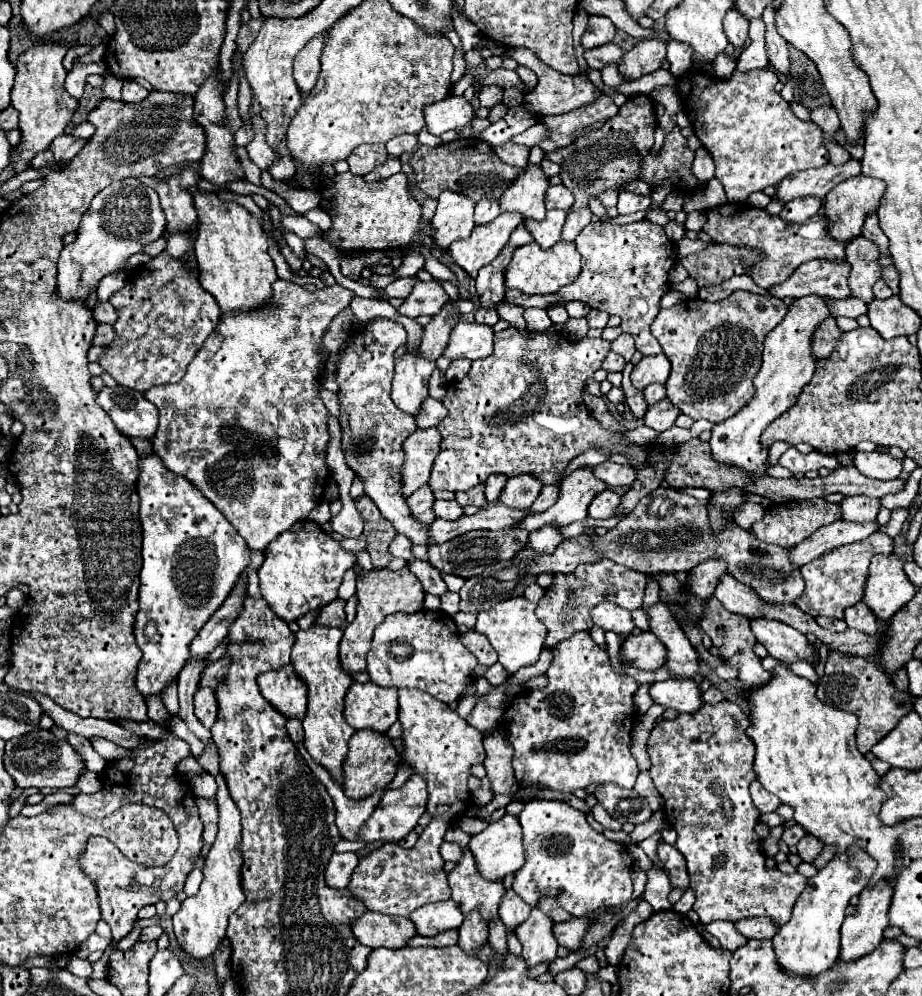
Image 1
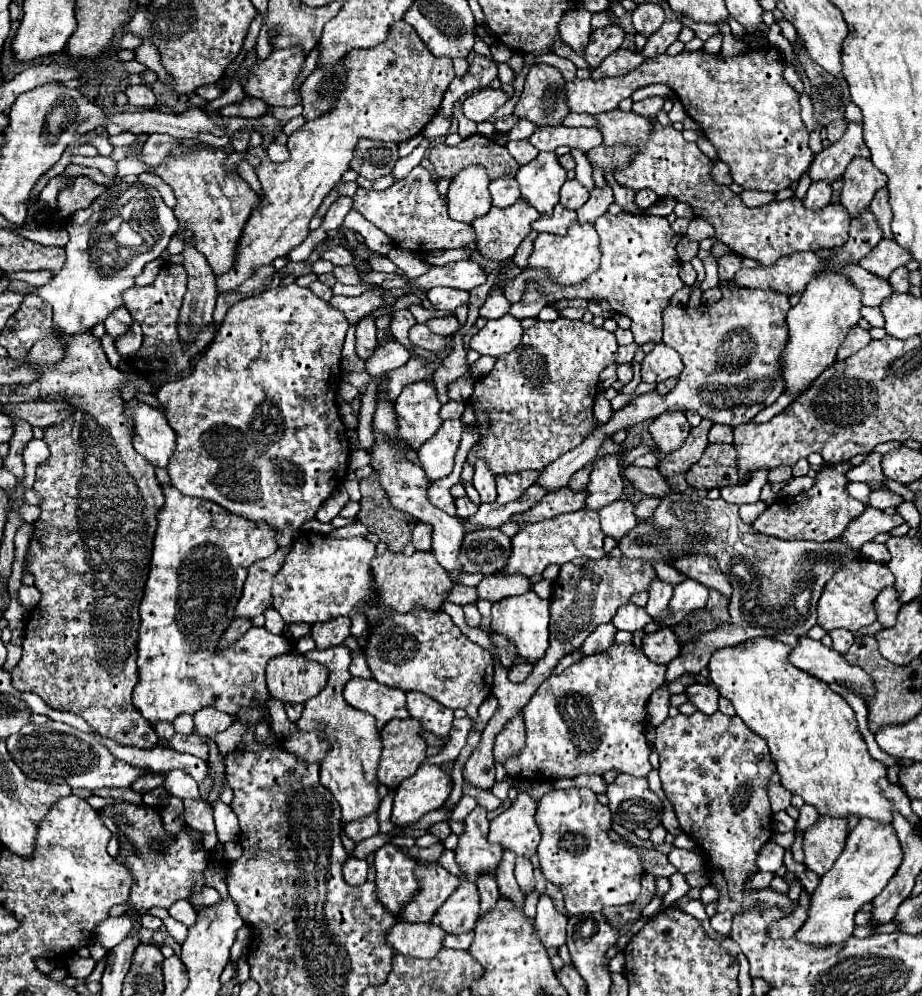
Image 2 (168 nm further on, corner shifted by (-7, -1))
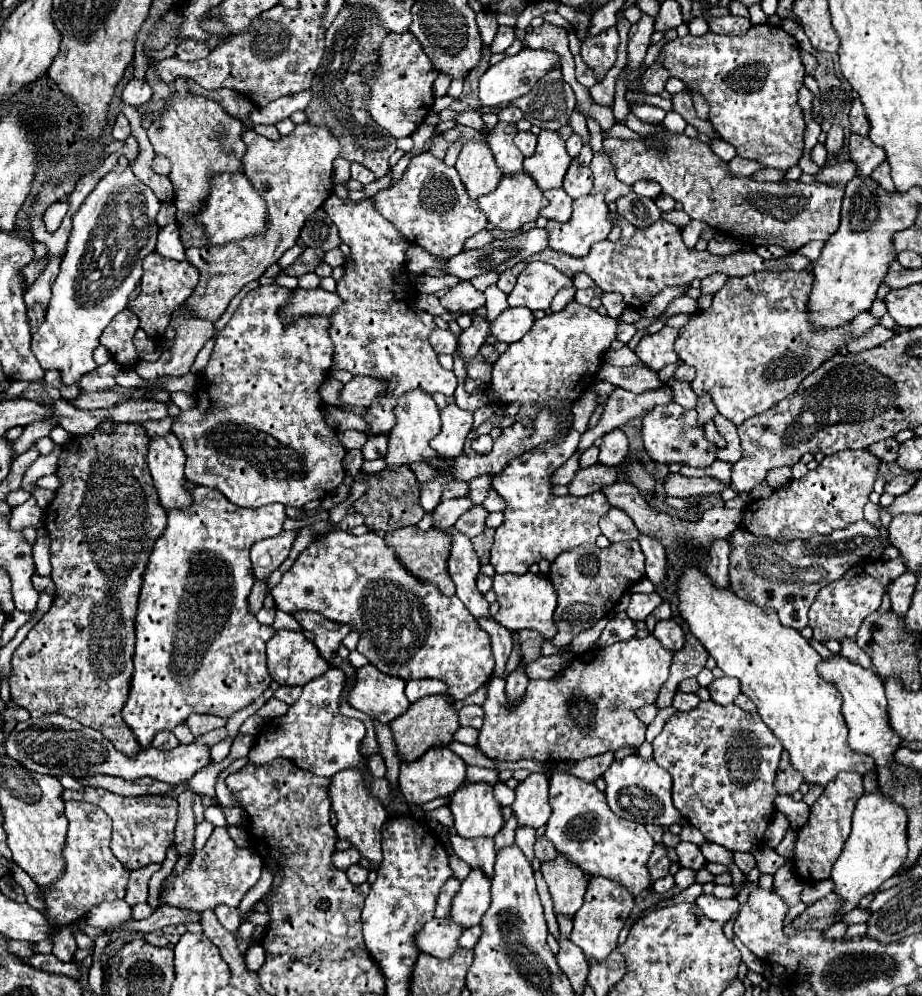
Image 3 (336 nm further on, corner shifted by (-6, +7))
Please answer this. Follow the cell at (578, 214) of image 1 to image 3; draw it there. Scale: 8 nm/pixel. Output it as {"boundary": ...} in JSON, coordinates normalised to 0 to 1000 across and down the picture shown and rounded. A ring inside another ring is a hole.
{"boundary":[[[654,150],[643,154],[643,160],[641,160],[641,166],[639,168],[641,168],[643,178],[645,178],[643,194],[656,194],[656,202],[667,204],[678,194],[687,194],[684,186],[678,186],[678,184],[674,184],[669,180],[667,168],[663,164],[663,158]]]}

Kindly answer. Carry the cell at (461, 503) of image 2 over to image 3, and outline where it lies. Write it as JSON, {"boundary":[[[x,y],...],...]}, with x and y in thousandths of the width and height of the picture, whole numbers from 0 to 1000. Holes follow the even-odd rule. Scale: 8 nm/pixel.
{"boundary":[[[522,477],[522,479],[515,479],[511,485],[511,493],[509,493],[509,501],[517,507],[522,507],[526,503],[526,499],[530,497],[530,491],[533,491],[533,477]]]}

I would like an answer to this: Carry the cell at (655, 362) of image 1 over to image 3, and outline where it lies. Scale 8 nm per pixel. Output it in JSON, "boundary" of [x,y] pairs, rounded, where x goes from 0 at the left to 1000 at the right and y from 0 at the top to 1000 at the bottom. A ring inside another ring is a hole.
{"boundary":[[[719,328],[708,336],[700,336],[689,348],[689,354],[704,370],[717,372],[721,366],[728,366],[736,360],[730,348],[734,338],[736,338],[736,330]]]}

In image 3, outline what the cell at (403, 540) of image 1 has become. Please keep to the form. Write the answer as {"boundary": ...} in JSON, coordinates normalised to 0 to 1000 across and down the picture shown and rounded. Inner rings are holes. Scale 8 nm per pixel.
{"boundary":[[[498,499],[498,501],[487,501],[487,503],[478,503],[474,507],[474,511],[470,513],[472,517],[472,527],[478,531],[487,531],[489,527],[493,527],[493,523],[507,515],[513,507],[513,503],[509,503],[509,499]]]}

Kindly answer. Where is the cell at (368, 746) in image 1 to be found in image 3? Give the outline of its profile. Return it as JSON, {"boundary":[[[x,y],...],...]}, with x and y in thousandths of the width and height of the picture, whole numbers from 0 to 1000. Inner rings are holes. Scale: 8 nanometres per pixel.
{"boundary":[[[487,696],[465,698],[465,700],[459,700],[450,706],[446,706],[446,712],[441,716],[437,716],[426,726],[422,726],[437,764],[452,764],[470,748],[491,746],[491,738],[500,730],[498,728],[498,714],[491,708],[493,708],[493,704],[491,704],[491,700],[487,700]]]}

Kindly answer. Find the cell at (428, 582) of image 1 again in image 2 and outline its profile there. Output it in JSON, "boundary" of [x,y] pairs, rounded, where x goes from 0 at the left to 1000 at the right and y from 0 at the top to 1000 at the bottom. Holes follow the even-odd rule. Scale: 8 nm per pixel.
{"boundary":[[[490,587],[488,595],[484,595],[484,603],[488,605],[497,605],[497,607],[505,607],[505,605],[514,605],[516,601],[516,593],[514,589],[505,589],[505,587]]]}

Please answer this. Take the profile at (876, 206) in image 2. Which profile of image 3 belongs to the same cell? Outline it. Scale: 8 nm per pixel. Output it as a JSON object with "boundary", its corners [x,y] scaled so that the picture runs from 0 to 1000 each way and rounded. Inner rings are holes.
{"boundary":[[[958,162],[958,166],[951,168],[951,170],[945,174],[945,178],[947,178],[951,184],[956,184],[962,192],[971,192],[971,186],[969,186],[969,180],[966,180],[966,170],[964,170],[964,164],[962,164],[962,162]]]}

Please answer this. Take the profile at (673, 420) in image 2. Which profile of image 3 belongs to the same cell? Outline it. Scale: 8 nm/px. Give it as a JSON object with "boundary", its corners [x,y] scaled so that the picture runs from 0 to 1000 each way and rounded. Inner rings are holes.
{"boundary":[[[736,405],[713,407],[697,419],[697,449],[710,465],[741,465],[749,469],[769,469],[778,461],[778,447],[765,441],[765,433],[756,423],[754,411],[743,411]]]}

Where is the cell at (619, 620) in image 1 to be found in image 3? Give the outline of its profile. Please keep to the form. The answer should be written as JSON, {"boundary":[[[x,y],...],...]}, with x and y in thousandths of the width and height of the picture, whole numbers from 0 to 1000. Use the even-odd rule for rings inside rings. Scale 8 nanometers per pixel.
{"boundary":[[[708,593],[708,595],[687,595],[684,605],[680,609],[680,617],[687,623],[700,623],[704,615],[708,615],[719,601]]]}

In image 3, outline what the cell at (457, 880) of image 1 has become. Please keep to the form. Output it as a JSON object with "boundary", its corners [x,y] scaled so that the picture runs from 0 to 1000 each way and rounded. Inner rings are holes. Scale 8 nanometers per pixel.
{"boundary":[[[502,786],[500,792],[496,792],[489,800],[487,812],[493,820],[493,832],[496,838],[504,842],[515,842],[515,840],[537,840],[543,830],[546,830],[546,820],[543,820],[543,808],[535,800],[535,788],[530,786]]]}

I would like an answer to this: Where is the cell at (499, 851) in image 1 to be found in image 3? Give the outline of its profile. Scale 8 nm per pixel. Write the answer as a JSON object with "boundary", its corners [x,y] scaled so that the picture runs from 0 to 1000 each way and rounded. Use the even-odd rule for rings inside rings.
{"boundary":[[[576,776],[569,784],[561,788],[559,798],[561,802],[554,812],[559,814],[563,828],[585,832],[595,824],[595,780],[591,776]]]}

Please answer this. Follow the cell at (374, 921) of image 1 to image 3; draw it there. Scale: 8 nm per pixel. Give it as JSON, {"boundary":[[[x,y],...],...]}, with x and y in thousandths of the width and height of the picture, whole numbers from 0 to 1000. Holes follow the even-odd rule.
{"boundary":[[[467,923],[452,937],[452,949],[459,957],[483,963],[498,953],[498,941],[502,935],[504,931],[496,929],[491,923]]]}

